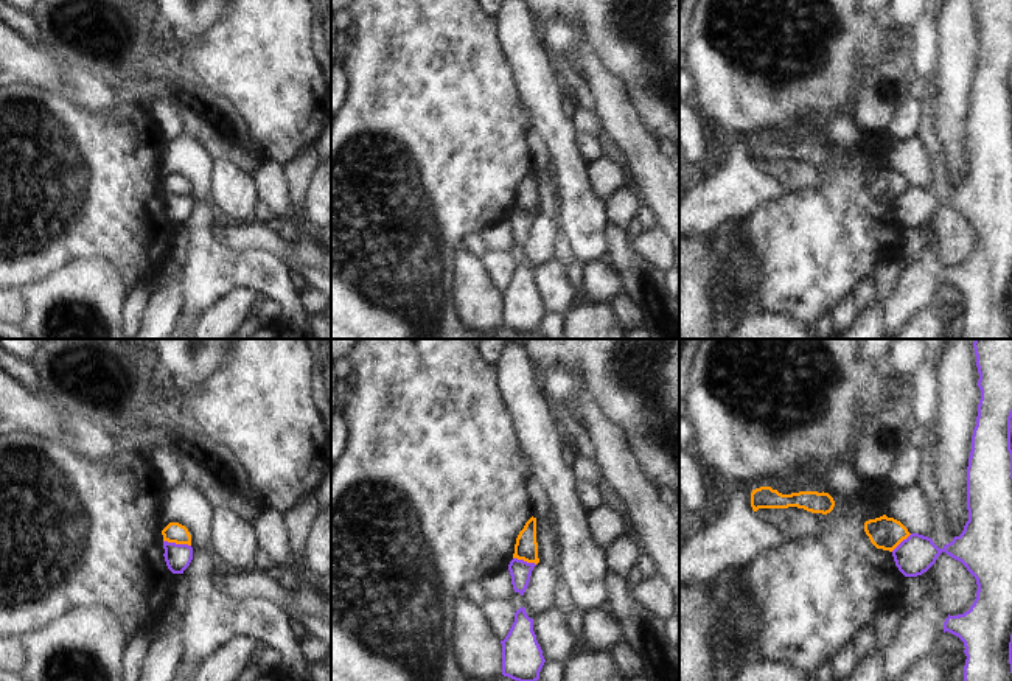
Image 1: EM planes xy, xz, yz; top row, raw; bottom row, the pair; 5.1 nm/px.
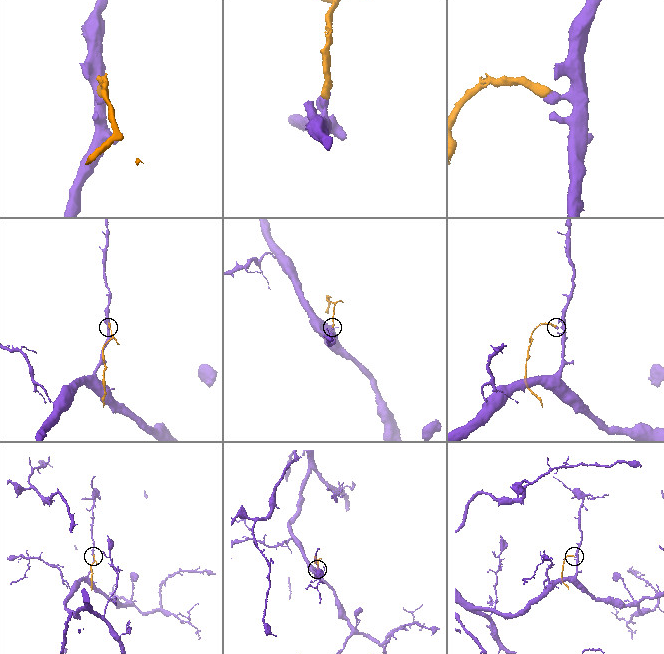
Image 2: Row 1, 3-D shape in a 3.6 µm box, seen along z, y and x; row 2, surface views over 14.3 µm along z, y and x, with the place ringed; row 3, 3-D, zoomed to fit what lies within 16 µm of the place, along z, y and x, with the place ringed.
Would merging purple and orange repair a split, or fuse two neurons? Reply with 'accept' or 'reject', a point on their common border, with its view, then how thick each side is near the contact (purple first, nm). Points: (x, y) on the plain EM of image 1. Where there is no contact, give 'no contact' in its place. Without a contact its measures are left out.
reject | xy (177, 196) | 140/110 nm

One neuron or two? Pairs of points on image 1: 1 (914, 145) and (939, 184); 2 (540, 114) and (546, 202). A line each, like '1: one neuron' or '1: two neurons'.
1: two neurons
2: two neurons

